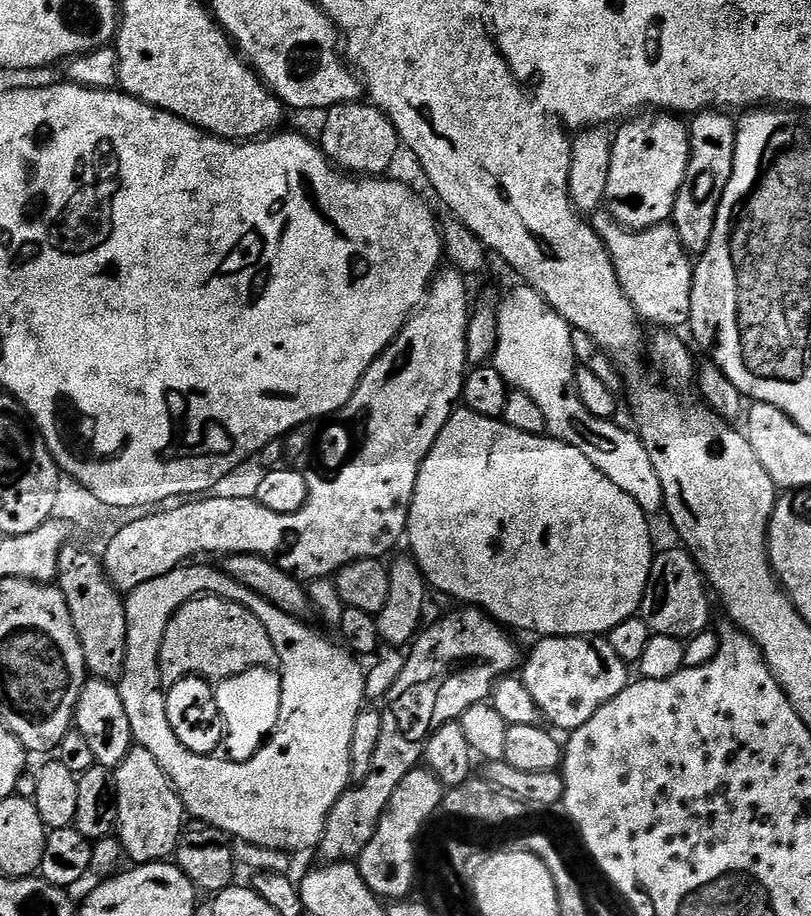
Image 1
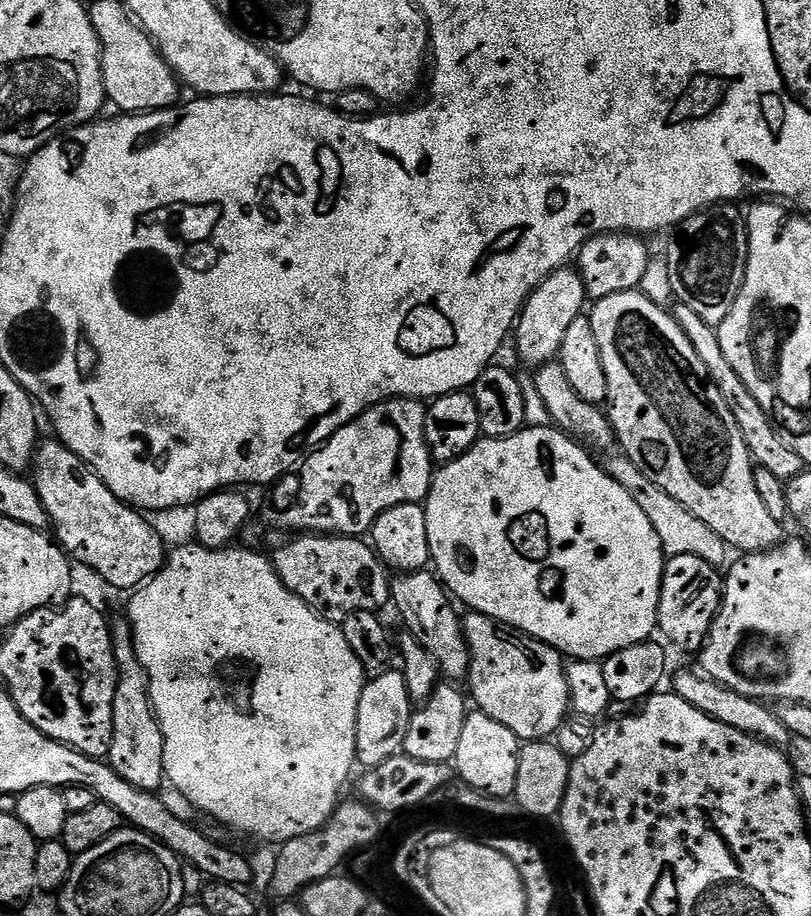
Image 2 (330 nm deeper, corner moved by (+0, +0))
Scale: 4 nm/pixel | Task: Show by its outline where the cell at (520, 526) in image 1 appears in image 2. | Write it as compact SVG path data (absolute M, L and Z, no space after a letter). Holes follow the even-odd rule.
M525 426L521 428L520 431L514 433L513 436L507 436L506 438L498 438L497 440L481 438L477 440L475 446L470 450L466 450L466 454L462 454L458 458L447 461L443 466L435 469L432 478L432 488L428 492L428 499L423 501L423 506L424 513L426 514L426 534L430 538L431 563L434 565L434 571L436 575L440 577L441 582L444 583L444 587L448 589L449 593L451 593L461 605L463 605L462 603L465 604L465 609L473 612L481 612L490 618L494 618L498 622L508 624L511 628L522 630L526 635L540 640L543 644L548 644L551 648L555 648L556 651L565 658L571 658L572 660L595 660L600 662L610 654L614 654L626 646L641 644L642 641L649 639L649 637L653 635L652 631L654 633L657 631L660 618L660 587L662 586L662 578L664 577L666 557L662 542L658 538L658 534L654 530L650 518L646 518L642 506L638 506L638 502L635 498L633 498L622 485L618 482L614 482L614 478L609 476L601 465L599 468L599 466L592 461L591 455L593 456L593 453L589 451L585 445L573 440L567 432L561 432L560 429L555 426Z

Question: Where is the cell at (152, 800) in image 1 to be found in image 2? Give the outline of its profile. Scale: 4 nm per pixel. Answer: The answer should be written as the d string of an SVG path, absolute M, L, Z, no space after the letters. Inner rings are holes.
M120 618L120 620L113 619L110 627L112 629L112 649L116 659L116 689L114 690L114 734L106 760L117 774L126 778L126 782L130 782L130 786L138 786L138 790L159 793L160 787L166 781L164 735L160 724L156 721L156 712L152 709L152 687L142 662L138 662L138 654L132 641L132 625L128 623L127 619Z

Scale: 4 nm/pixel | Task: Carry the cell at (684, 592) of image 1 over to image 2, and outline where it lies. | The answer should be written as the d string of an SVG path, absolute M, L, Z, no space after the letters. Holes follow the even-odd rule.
M694 554L667 557L664 577L660 587L659 631L664 631L663 639L669 645L677 644L692 654L699 653L708 638L716 616L720 612L720 602L724 598L724 581L717 565L706 562Z

